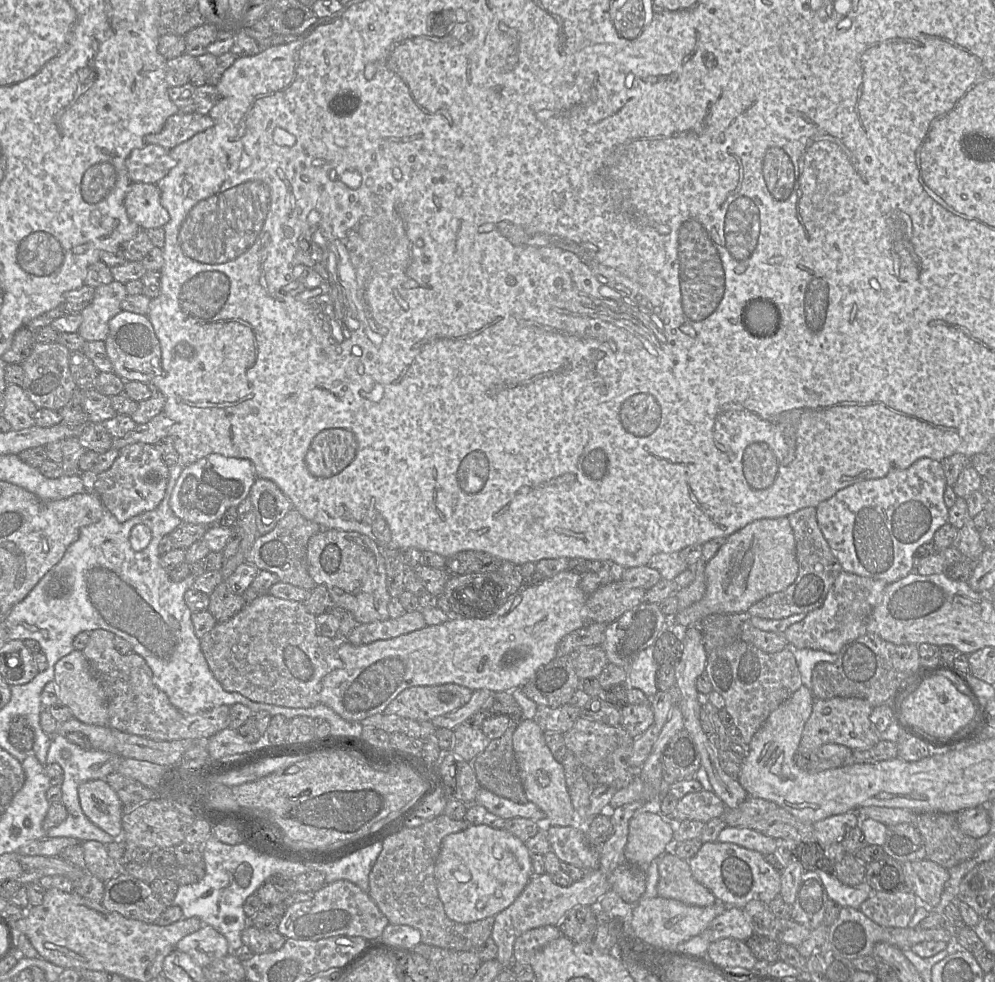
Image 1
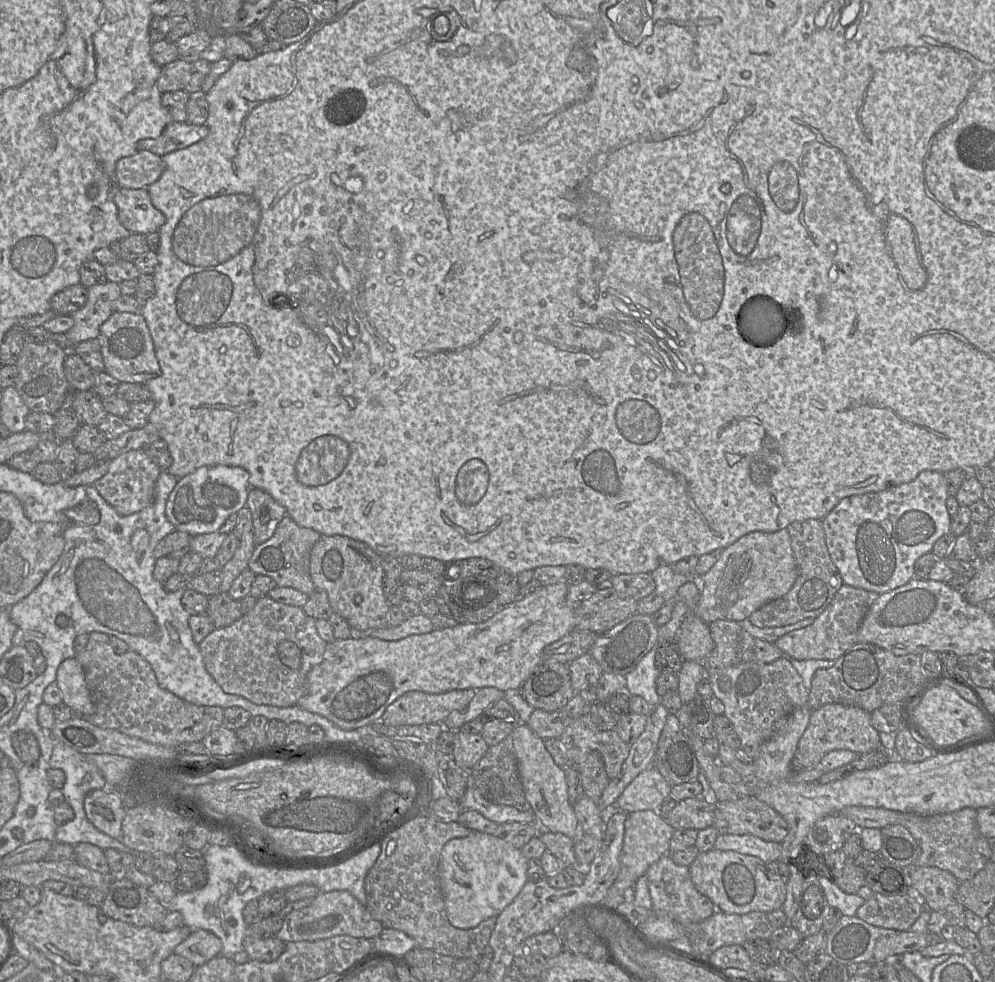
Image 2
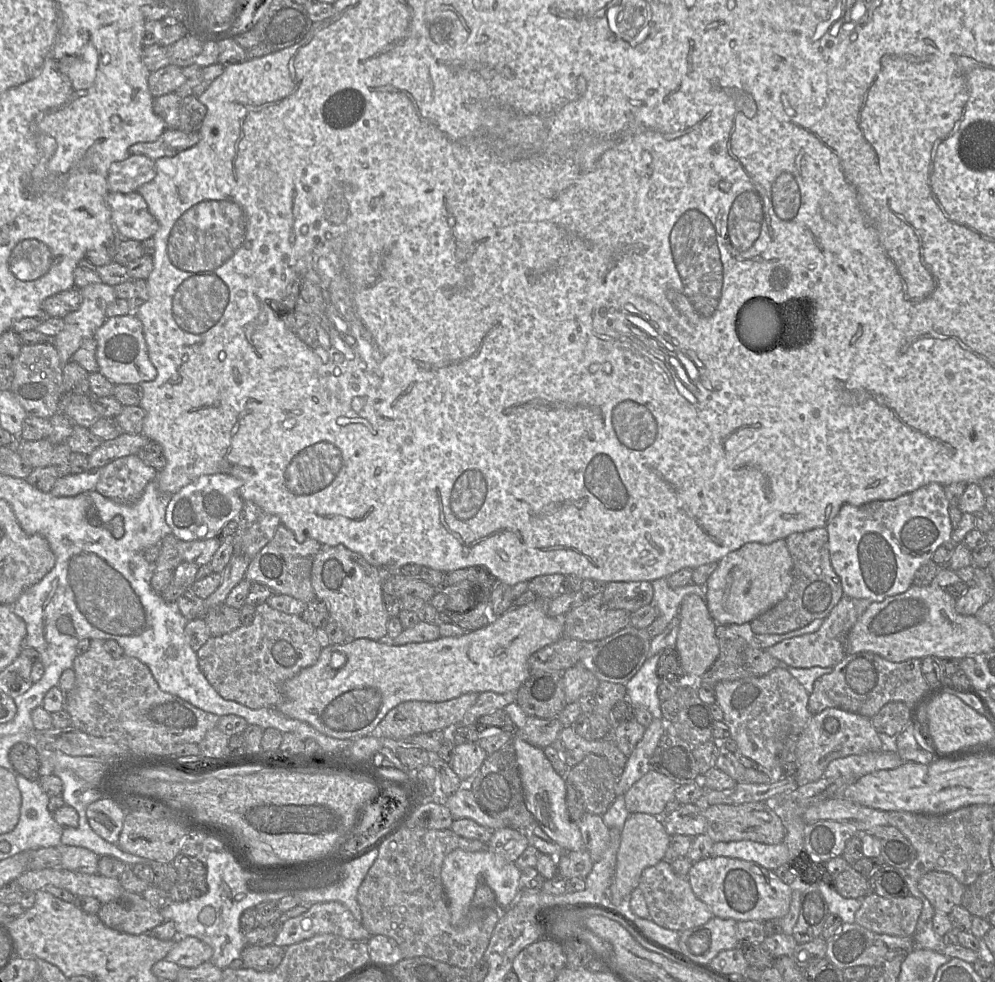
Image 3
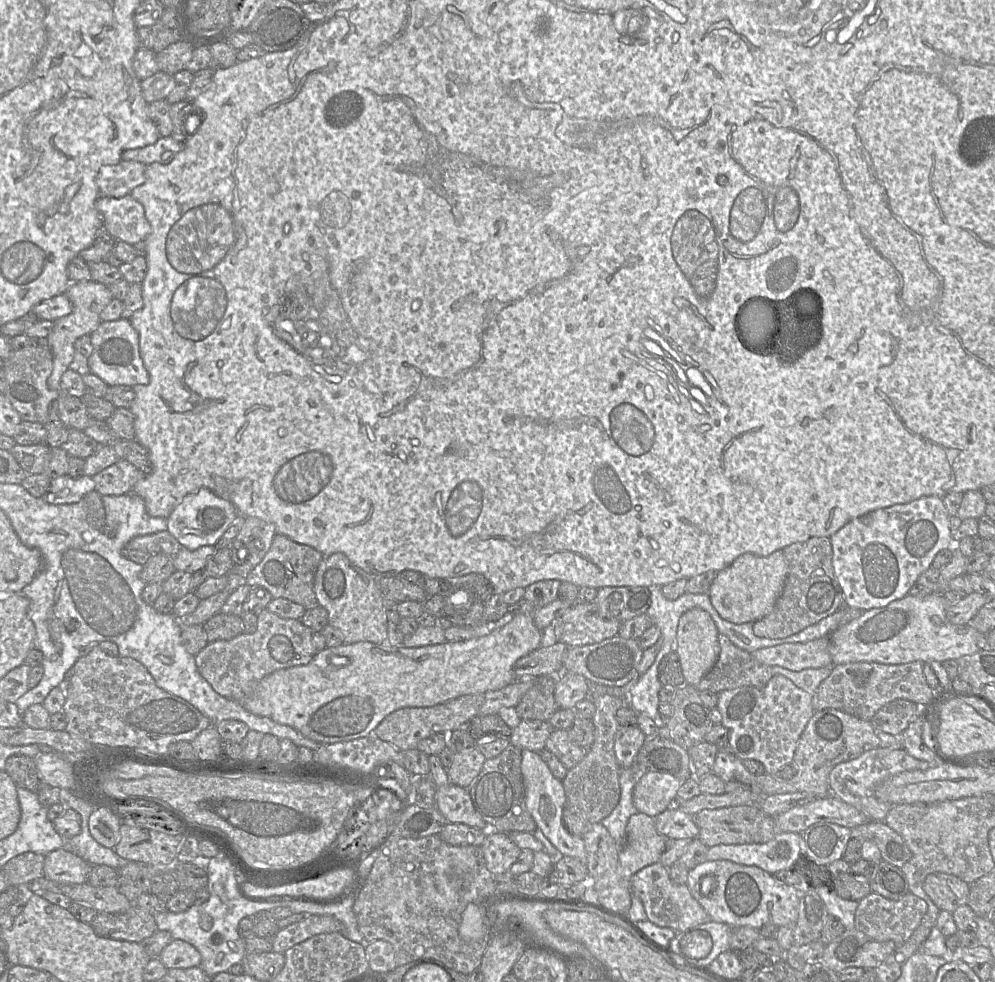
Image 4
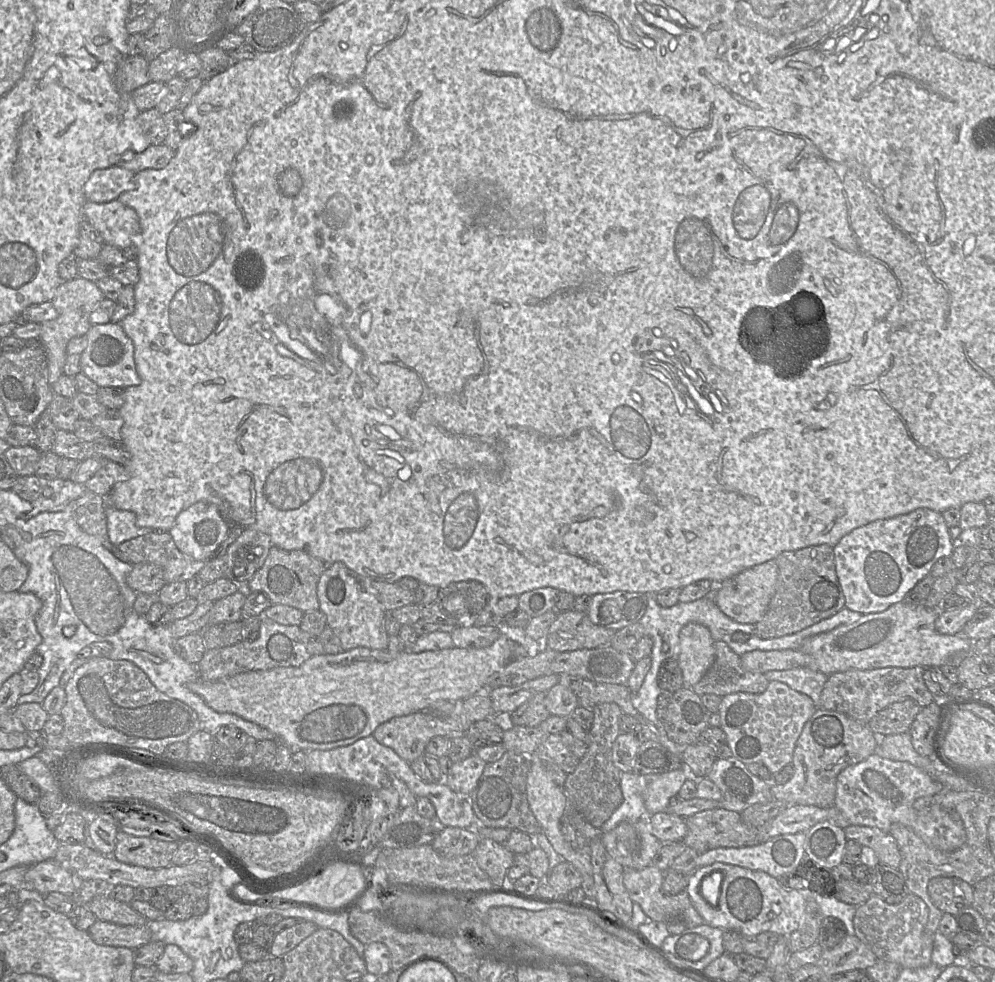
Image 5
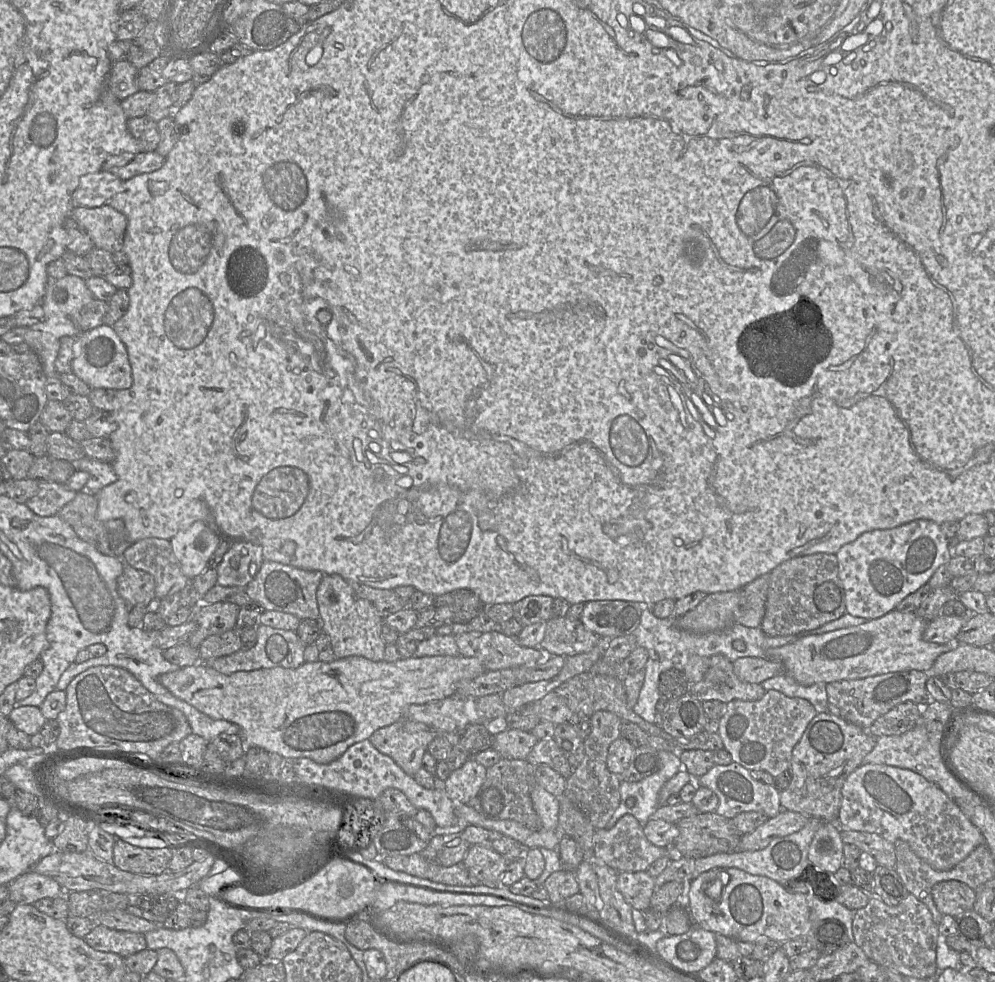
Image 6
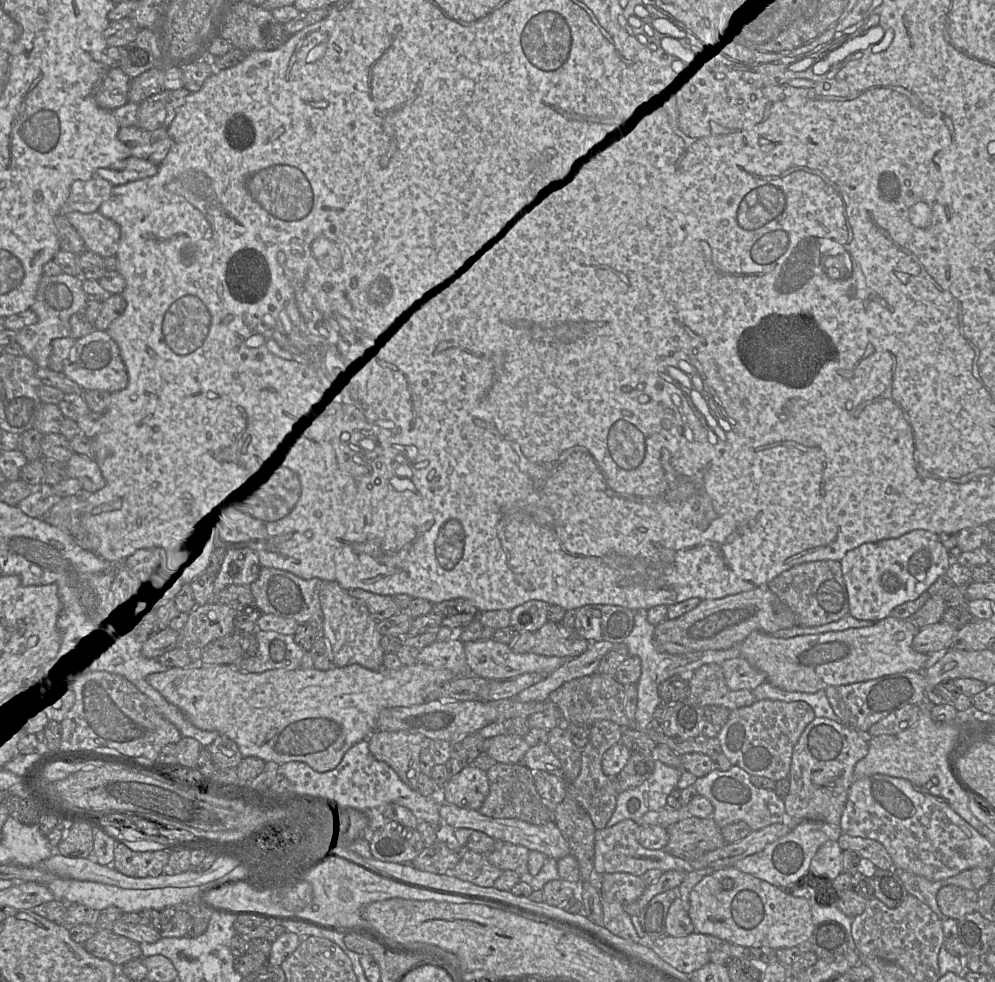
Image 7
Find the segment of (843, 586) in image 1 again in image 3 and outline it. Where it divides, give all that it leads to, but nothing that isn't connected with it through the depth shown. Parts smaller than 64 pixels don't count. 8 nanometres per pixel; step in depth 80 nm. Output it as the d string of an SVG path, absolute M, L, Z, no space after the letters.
M843 596L824 619L820 628L809 634L785 639L766 650L770 655L794 668L834 667L845 657L845 641L848 633L872 602Z

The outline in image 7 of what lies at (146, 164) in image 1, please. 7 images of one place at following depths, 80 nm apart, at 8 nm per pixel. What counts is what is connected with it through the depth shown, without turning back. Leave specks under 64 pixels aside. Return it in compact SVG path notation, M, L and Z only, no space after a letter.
M99 177L73 182L60 214L65 216L69 212L86 214L96 212L101 204L109 198L113 187L109 181Z

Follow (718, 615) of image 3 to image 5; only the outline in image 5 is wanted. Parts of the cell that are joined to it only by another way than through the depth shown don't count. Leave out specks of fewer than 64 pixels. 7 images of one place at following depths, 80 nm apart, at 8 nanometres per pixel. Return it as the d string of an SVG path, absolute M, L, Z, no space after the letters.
M775 559L748 568L736 576L718 584L713 594L717 607L729 618L738 623L756 624L767 611L775 591L778 565Z

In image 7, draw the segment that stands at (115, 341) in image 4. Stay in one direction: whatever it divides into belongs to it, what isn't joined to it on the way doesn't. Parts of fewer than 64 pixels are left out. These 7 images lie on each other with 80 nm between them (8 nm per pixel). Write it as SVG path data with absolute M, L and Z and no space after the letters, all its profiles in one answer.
M95 330L76 340L62 372L84 390L113 393L128 385L128 373L120 349L109 334L101 330Z

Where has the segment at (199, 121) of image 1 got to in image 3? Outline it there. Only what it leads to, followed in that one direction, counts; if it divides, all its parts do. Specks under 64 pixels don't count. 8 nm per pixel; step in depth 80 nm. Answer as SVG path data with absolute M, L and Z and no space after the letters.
M166 129L153 142L136 143L129 148L130 155L145 155L154 161L163 157L172 157L196 145L200 140L199 132L183 132L178 129Z

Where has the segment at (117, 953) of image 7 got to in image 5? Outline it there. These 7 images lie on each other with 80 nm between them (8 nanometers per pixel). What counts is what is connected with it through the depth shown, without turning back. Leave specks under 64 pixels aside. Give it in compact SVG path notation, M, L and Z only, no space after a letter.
M97 919L87 932L95 943L106 946L136 949L151 941L148 922L142 926L123 926Z

